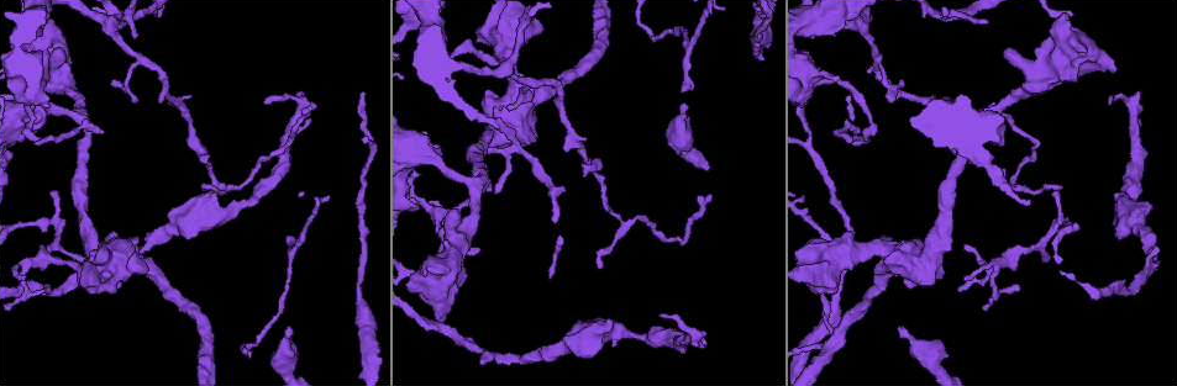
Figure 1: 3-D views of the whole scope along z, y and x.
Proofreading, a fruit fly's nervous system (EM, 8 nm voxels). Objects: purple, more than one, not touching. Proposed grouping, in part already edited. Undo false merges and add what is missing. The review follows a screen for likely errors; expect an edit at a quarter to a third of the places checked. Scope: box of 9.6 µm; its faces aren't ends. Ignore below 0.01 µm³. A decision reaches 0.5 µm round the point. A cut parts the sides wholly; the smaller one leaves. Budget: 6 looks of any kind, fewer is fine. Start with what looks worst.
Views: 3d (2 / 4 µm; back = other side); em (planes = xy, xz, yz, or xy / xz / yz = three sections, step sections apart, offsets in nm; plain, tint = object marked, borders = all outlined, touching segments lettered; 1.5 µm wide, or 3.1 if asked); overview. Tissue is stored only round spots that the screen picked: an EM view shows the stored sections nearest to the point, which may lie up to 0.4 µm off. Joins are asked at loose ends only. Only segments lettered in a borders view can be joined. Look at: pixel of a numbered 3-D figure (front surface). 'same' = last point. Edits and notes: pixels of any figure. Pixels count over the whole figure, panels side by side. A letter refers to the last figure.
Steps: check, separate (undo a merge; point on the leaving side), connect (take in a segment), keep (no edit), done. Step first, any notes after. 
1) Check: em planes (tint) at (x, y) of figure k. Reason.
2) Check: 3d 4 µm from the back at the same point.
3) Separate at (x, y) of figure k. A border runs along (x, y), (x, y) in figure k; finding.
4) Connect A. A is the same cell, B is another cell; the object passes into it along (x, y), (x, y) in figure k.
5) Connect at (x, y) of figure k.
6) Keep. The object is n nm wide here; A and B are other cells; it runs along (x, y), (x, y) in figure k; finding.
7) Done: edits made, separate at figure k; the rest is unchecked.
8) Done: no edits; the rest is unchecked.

Check: em yz step 8 (borders) at (293, 332) of figure 1. Branch stops here.

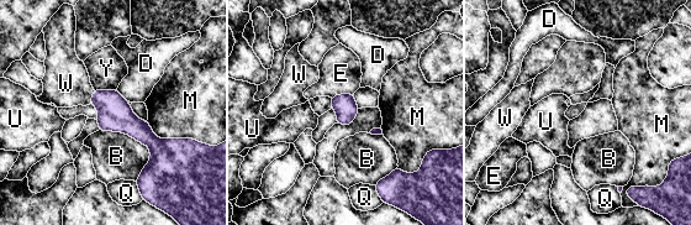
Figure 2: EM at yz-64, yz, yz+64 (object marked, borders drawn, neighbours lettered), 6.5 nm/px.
Check: em planes (borders) at the same point. Another direction.

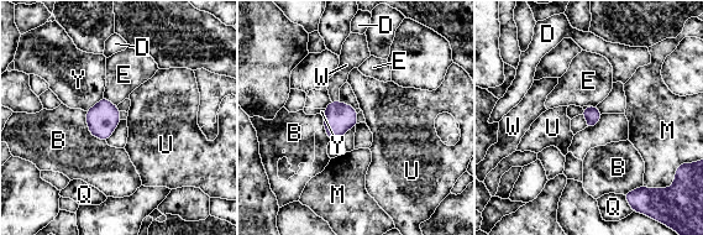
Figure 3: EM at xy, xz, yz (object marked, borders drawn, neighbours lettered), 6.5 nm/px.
Connect W. W is the same cell, B, D, E, M, Q, U and Y are other cells; the object passes into it along (339, 118), (335, 102), (341, 76) in figure 3; it goes on there.

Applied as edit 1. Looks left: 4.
Check: overview. See it whole again.

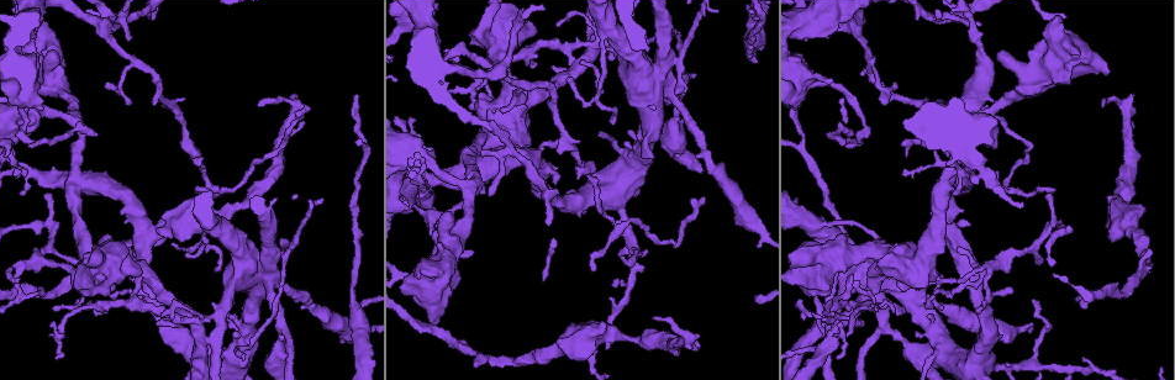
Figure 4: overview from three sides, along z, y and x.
Check: em planes (borders) at (1144, 272) of figure 4. A fork.

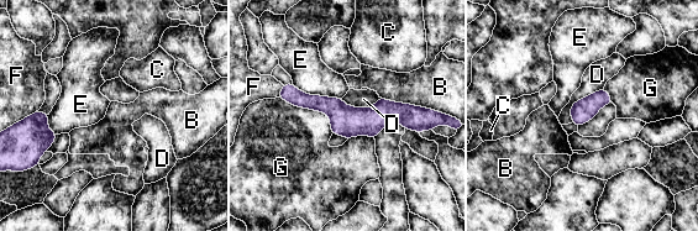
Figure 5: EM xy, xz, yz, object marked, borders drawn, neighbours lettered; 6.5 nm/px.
Keep. The object is 150 nm wide here; B, C, D, E, F and G are other cells; a border runs along (603, 89), (572, 105), (572, 121) in figure 5; all the same neuron.

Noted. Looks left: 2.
Check: em planes (tint) at (134, 302) of figure 4. Arms part here.

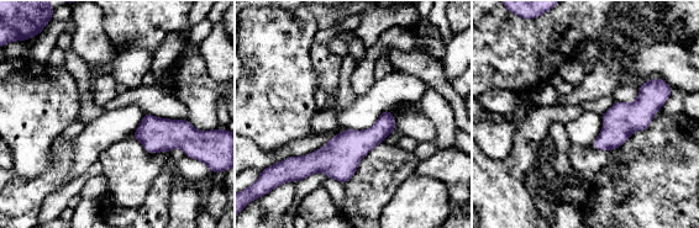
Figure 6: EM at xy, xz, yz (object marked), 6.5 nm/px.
Check: em planes (borders) at the same point. See the neighbours.

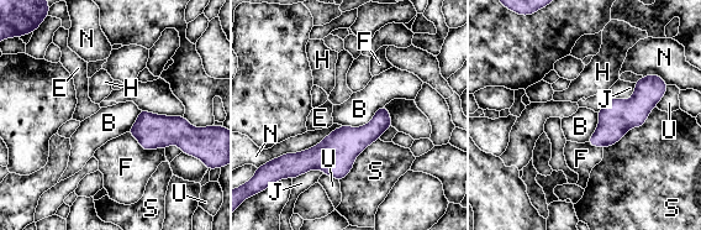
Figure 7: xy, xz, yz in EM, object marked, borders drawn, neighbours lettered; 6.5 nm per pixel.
Keep. The object is 220 nm wide here; the longest contact is with N, 550 nm; B, E, F, H, J, N, S and U are other cells; continuous, no second neuron.

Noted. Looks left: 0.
Done: edits made, connect at figure 3; the rest is unchecked.

